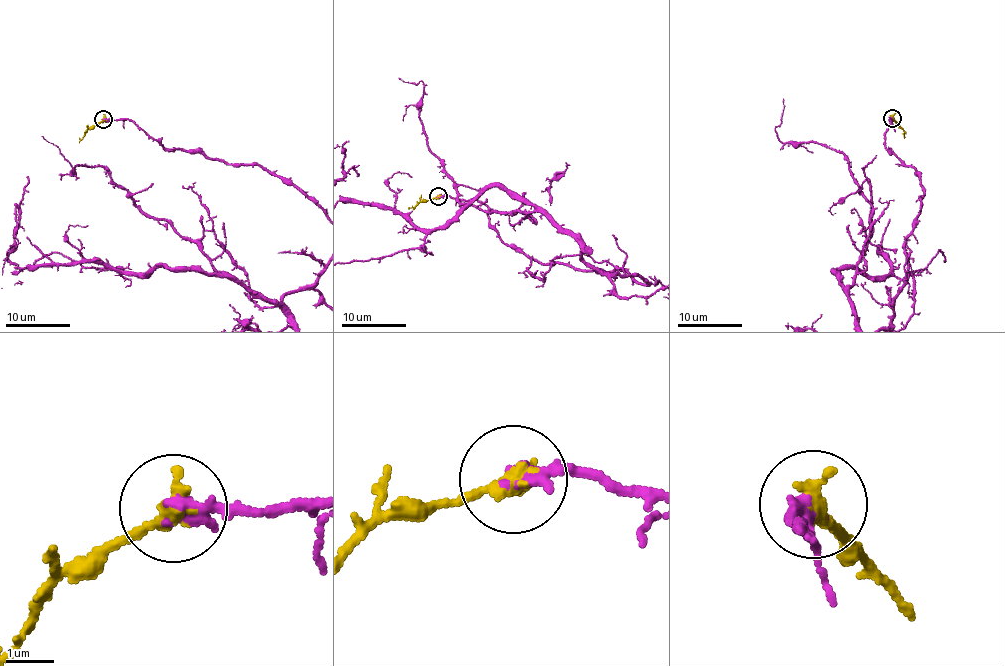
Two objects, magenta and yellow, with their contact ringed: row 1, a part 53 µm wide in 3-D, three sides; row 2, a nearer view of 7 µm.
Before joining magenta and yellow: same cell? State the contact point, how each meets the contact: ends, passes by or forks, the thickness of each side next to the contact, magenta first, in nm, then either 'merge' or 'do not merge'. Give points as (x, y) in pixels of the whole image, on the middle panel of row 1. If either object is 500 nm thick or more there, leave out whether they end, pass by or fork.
(438, 196) | magenta ends | yellow ends | 360/400 nm | merge

